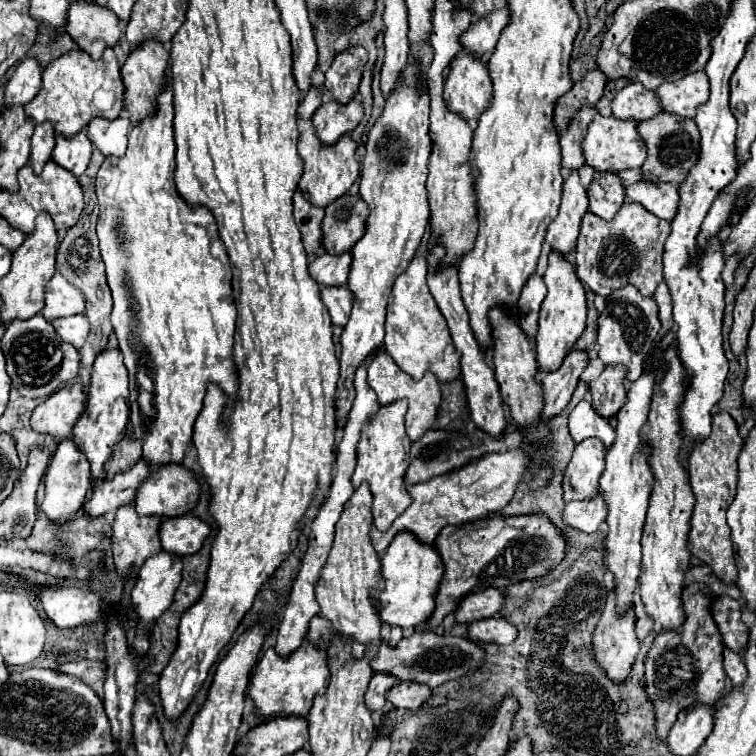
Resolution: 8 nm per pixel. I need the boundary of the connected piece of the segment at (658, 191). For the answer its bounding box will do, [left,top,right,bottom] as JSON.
[624,182,678,220]

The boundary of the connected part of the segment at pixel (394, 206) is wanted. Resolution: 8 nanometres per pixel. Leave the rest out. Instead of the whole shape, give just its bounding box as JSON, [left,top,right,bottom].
[336,62,432,432]

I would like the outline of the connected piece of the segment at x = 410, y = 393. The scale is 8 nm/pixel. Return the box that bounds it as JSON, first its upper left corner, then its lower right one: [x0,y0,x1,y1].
[368,350,440,440]

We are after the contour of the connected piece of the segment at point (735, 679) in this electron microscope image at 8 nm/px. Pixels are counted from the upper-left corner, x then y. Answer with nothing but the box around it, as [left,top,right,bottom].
[724,648,746,686]

